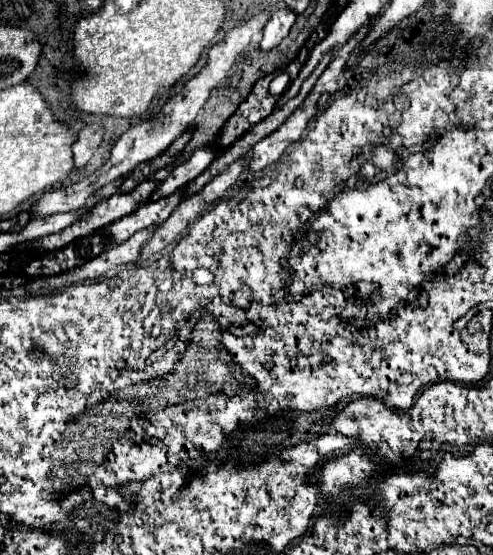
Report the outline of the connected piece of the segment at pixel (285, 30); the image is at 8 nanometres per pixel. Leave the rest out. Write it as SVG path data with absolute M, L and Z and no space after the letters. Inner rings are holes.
M286 7L274 11L272 19L268 19L268 23L264 27L264 39L260 43L260 49L270 51L270 49L278 47L282 43L282 39L290 33L294 23L296 23L296 15L292 15L292 11L288 11Z

